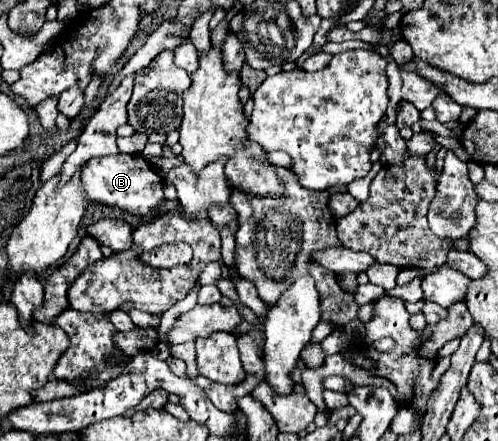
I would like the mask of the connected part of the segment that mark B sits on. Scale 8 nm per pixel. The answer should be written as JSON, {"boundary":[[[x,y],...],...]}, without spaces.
{"boundary":[[[116,154],[116,156],[102,156],[92,158],[86,162],[82,172],[82,186],[88,194],[88,202],[100,202],[106,206],[122,208],[136,216],[156,216],[160,212],[160,204],[164,204],[164,190],[162,178],[144,158],[130,156],[130,154]]]}

